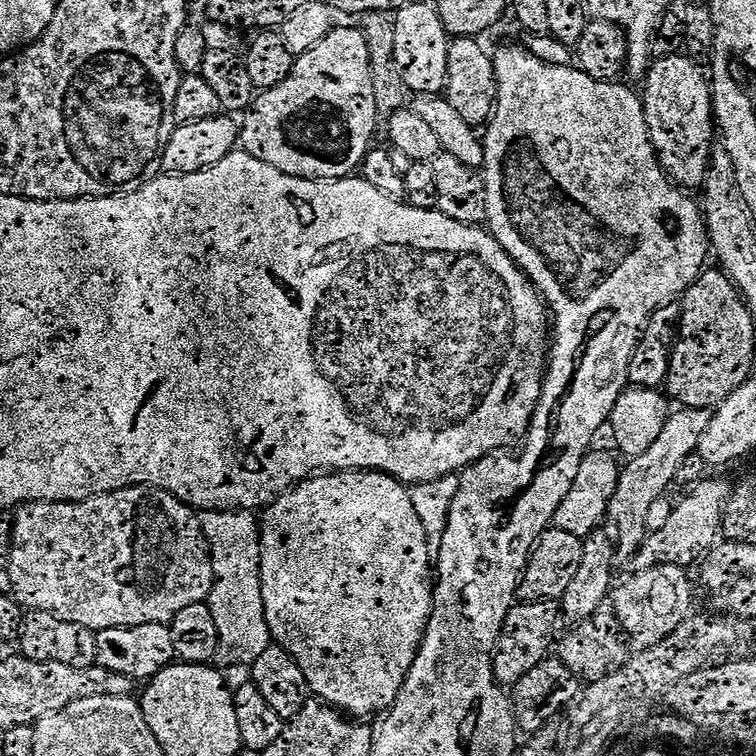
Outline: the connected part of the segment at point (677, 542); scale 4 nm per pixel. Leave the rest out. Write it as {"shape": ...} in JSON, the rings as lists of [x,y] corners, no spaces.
{"shape":[[[703,480],[691,485],[689,492],[692,493],[677,502],[676,509],[665,518],[664,525],[657,532],[649,531],[645,535],[634,557],[636,572],[647,572],[657,566],[667,566],[672,570],[691,569],[691,564],[695,565],[717,543],[716,535],[721,535],[734,488],[724,480]]]}

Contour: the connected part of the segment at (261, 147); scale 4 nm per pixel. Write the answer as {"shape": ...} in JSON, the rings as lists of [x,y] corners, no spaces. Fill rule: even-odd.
{"shape":[[[333,27],[330,34],[326,34],[326,38],[322,38],[322,42],[318,42],[318,46],[314,46],[310,50],[306,50],[301,56],[295,57],[292,65],[292,72],[278,86],[273,88],[265,88],[257,95],[252,102],[252,107],[247,109],[246,115],[242,120],[240,129],[239,143],[242,145],[243,151],[249,152],[254,158],[258,158],[262,162],[266,162],[270,166],[274,166],[274,170],[278,170],[282,174],[290,174],[298,178],[306,178],[307,180],[343,180],[351,177],[352,172],[364,160],[364,155],[368,152],[368,143],[372,140],[372,135],[376,132],[376,120],[378,121],[378,113],[376,103],[374,102],[374,78],[372,77],[372,61],[374,53],[368,45],[368,40],[356,28],[340,28]]]}

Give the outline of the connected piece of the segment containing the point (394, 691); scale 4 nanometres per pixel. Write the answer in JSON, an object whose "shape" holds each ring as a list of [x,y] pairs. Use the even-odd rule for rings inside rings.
{"shape":[[[336,470],[331,474],[317,474],[275,497],[272,503],[263,509],[259,526],[260,589],[268,629],[273,641],[298,662],[311,695],[352,718],[368,718],[364,716],[372,716],[380,711],[383,713],[391,708],[406,682],[406,674],[410,674],[410,666],[414,666],[414,658],[424,640],[424,631],[432,613],[434,554],[428,548],[428,535],[422,518],[418,518],[418,512],[414,508],[411,491],[385,472]]]}

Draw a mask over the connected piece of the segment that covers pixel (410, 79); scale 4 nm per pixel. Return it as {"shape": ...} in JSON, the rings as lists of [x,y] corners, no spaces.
{"shape":[[[409,2],[405,8],[398,8],[394,13],[396,25],[392,36],[396,39],[397,52],[394,59],[402,69],[404,86],[409,93],[435,96],[448,87],[448,45],[450,37],[444,28],[439,7],[432,4]]]}

